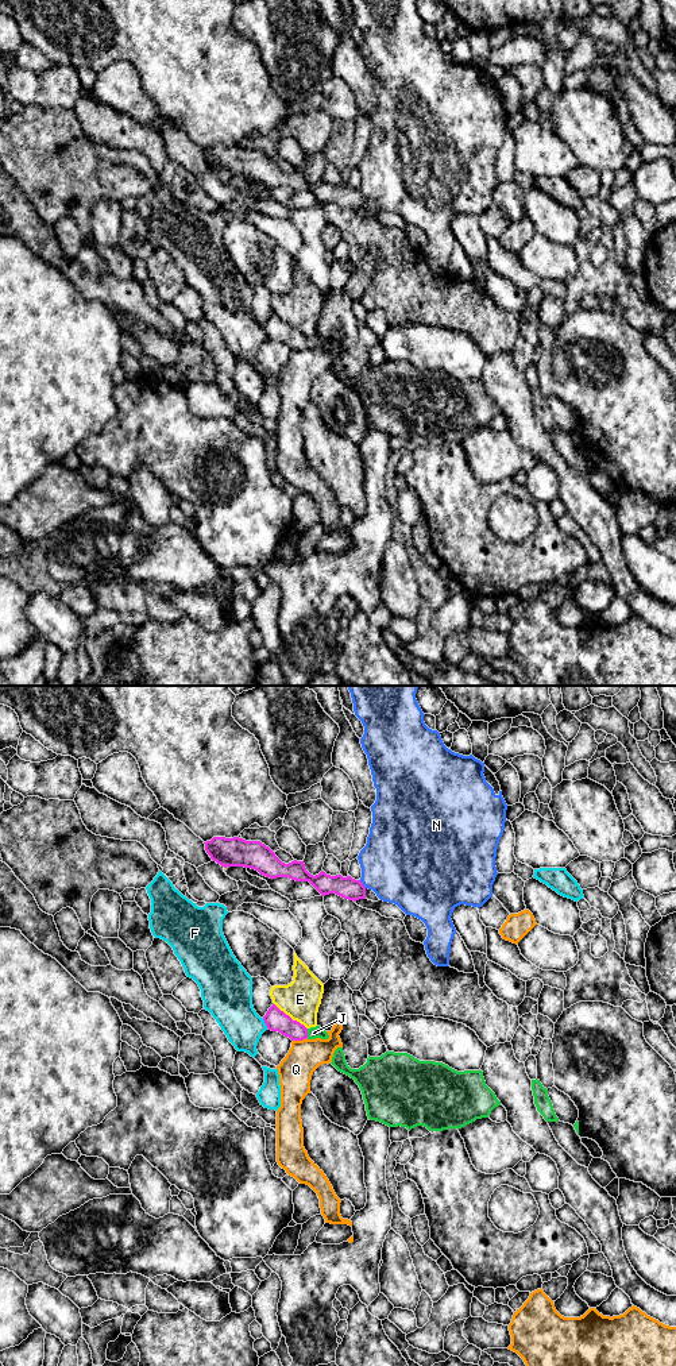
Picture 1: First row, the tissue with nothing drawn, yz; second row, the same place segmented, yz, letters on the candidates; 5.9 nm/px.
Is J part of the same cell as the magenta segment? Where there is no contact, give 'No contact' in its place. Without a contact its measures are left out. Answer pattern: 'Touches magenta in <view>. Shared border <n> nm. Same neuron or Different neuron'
Touches magenta in yz. Shared border 60 nm. Same neuron

